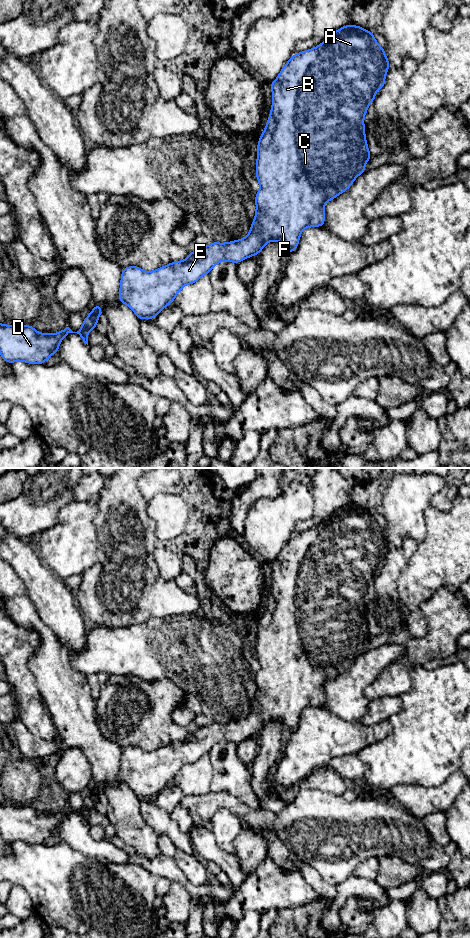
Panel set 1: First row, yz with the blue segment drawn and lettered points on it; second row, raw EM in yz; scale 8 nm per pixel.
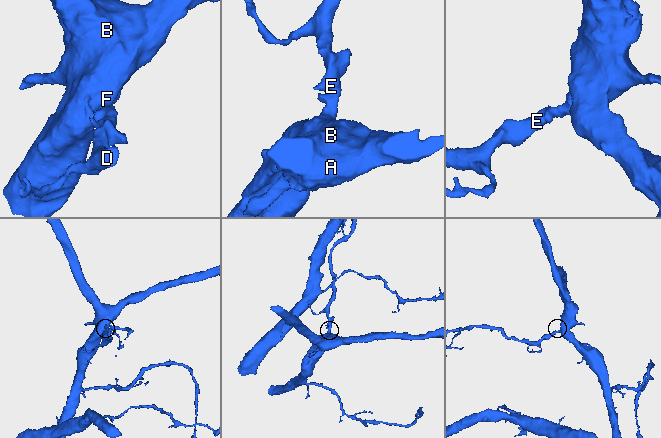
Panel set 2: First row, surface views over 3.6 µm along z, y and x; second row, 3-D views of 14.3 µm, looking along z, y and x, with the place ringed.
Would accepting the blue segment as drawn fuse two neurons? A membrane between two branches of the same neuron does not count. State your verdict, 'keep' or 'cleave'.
keep

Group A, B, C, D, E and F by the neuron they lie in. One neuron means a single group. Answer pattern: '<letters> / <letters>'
A B C D E F

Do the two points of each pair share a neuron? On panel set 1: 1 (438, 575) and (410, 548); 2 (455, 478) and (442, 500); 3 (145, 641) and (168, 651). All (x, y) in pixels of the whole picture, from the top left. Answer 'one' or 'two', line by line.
1: two
2: one
3: one

